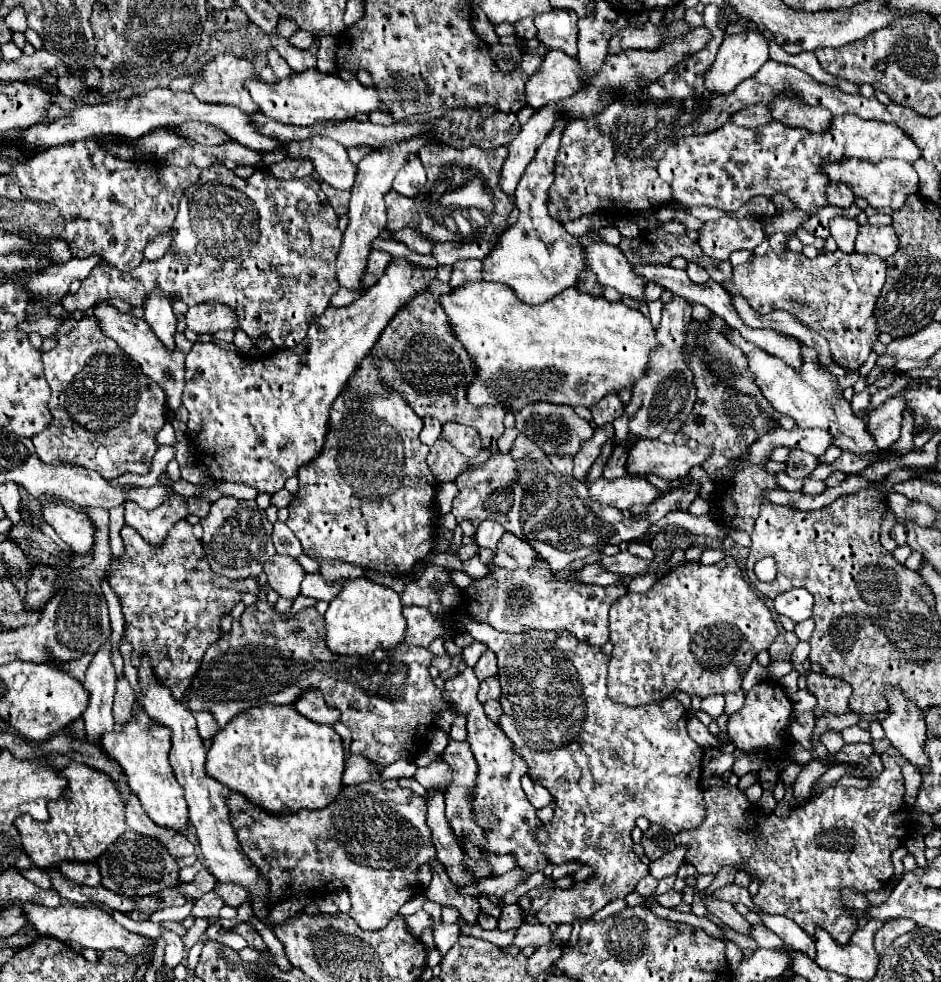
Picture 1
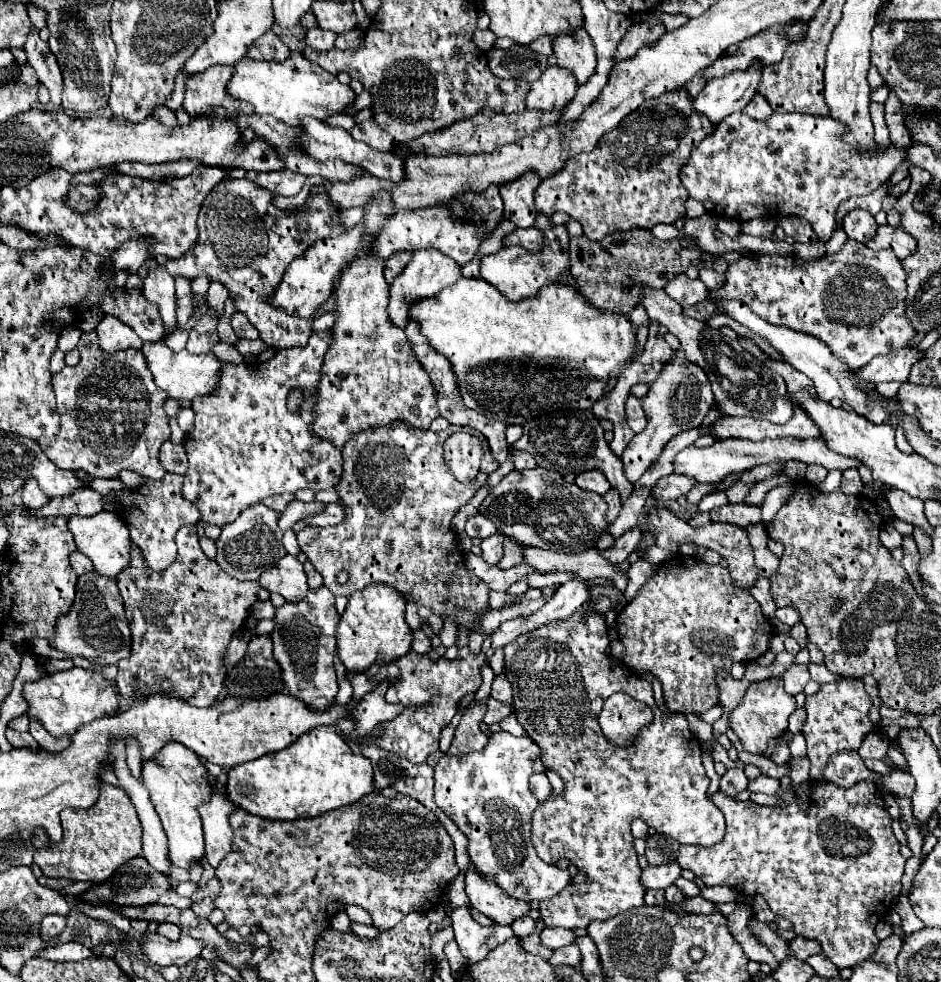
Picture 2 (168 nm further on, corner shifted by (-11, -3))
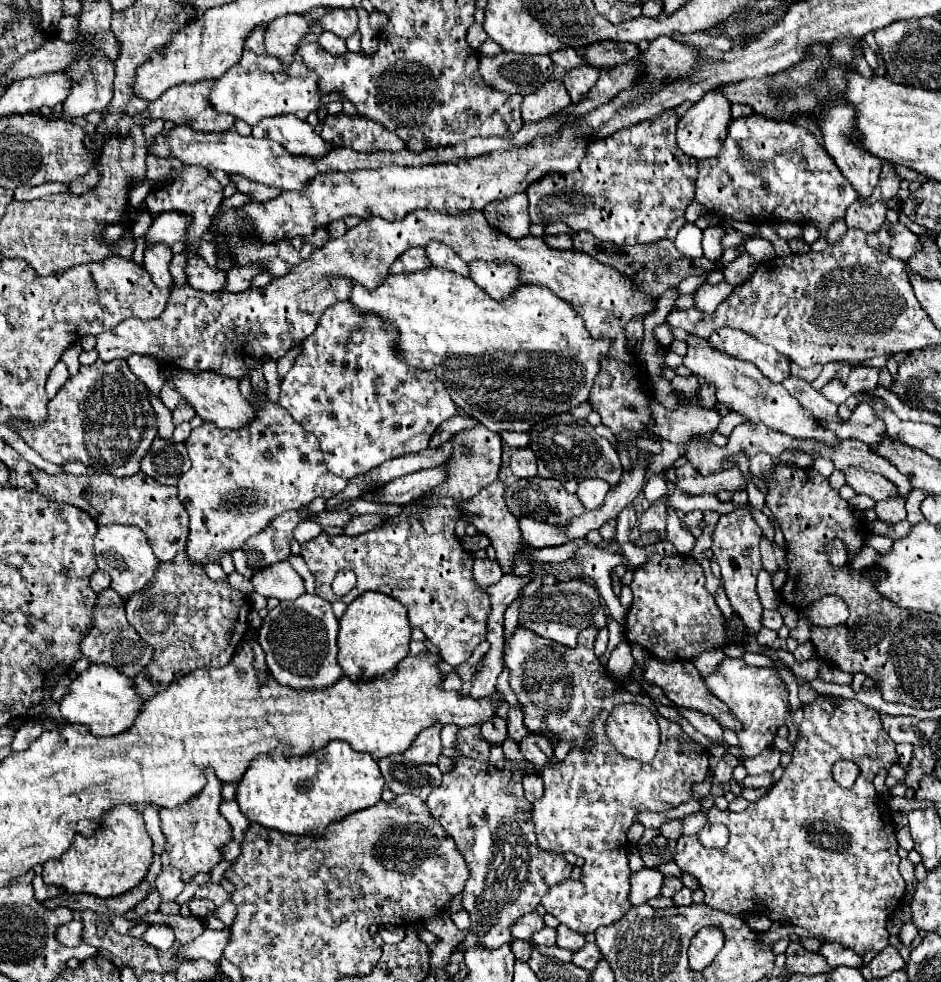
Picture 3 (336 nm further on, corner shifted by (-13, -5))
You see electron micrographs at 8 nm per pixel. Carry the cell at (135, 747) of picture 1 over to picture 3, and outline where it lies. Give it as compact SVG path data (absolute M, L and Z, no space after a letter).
M211 767L205 769L207 785L201 789L201 793L193 795L189 803L181 803L181 807L165 809L161 807L161 829L167 839L165 855L161 855L163 865L173 865L181 871L181 879L187 883L195 873L209 873L219 861L221 853L219 847L225 845L231 839L231 827L219 813L221 803L221 781L217 779L215 771Z

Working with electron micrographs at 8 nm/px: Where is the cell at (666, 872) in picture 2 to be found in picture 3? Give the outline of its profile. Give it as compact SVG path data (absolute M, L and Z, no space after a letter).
M641 869L639 873L631 875L631 893L629 899L633 905L641 905L651 897L657 897L661 893L665 875L659 869Z

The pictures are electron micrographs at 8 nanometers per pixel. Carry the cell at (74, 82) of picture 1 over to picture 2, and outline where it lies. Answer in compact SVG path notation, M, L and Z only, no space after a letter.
M31 27L27 41L23 45L23 51L27 55L27 63L35 69L39 83L43 83L49 93L51 93L51 103L49 109L57 111L61 107L61 87L63 87L63 77L59 73L59 65L55 61L55 55L51 53L47 41L39 39L39 29Z

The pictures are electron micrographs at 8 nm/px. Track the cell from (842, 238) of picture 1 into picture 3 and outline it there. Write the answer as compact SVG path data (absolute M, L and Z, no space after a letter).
M855 201L845 215L845 223L847 227L855 227L861 229L865 233L873 233L879 231L879 227L885 221L885 213L887 213L887 205L885 203L873 203L873 205L865 205L861 201Z

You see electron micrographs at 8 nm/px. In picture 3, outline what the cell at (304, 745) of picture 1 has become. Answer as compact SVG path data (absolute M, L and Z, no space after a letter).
M331 741L321 751L309 753L305 757L285 757L285 755L281 755L281 751L259 755L257 759L253 759L249 769L237 783L235 799L241 807L241 813L251 823L259 823L267 829L277 829L277 831L291 833L291 835L319 837L319 835L323 835L325 827L331 821L339 821L353 811L375 805L381 799L383 787L385 787L383 775L379 771L377 761L371 755L353 751L353 747L349 747L349 743Z

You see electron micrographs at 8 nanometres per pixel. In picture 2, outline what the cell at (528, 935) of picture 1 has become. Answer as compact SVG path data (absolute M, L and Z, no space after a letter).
M545 927L541 933L541 943L549 949L559 949L575 941L575 933L571 929L561 929L561 927Z

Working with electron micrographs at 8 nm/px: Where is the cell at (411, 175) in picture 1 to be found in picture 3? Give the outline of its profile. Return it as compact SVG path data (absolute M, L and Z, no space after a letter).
M295 115L263 119L253 127L253 135L273 139L297 155L321 157L333 149L333 143L325 143L325 139L321 139L307 121L301 121Z

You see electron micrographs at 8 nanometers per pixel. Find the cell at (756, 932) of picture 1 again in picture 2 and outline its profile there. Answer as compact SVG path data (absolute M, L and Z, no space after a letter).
M795 937L795 939L791 941L791 951L793 951L793 955L795 955L795 957L799 957L799 959L803 959L803 961L805 961L807 957L821 953L821 947L819 947L819 943L817 943L817 941L813 941L813 939Z

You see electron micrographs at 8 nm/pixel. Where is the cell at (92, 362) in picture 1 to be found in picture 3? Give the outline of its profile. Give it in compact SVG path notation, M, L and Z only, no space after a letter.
M97 359L93 365L81 365L79 373L75 377L69 377L59 393L49 401L49 417L41 427L37 427L35 431L21 429L19 435L49 463L65 465L71 461L81 461L93 467L97 473L125 477L141 471L141 459L147 455L153 439L157 437L157 415L151 407L147 385L129 369L125 359Z

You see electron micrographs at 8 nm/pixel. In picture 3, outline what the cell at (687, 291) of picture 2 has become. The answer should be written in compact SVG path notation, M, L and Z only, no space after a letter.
M703 283L695 293L693 293L693 301L695 301L695 307L705 311L705 313L713 313L715 307L733 291L731 285L727 283L717 283L717 285L707 285Z

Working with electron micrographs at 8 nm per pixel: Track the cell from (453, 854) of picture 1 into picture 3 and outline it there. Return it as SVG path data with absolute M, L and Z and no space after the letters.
M533 911L529 915L521 915L521 919L517 923L513 923L513 931L511 933L513 933L515 939L531 939L531 935L535 931L543 929L543 927L545 927L543 917L537 911Z

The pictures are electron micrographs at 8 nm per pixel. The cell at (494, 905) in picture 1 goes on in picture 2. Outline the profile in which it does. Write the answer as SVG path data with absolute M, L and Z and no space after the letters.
M523 917L523 921L515 921L515 925L511 925L511 929L515 931L517 937L527 937L535 931L535 921L531 917Z

